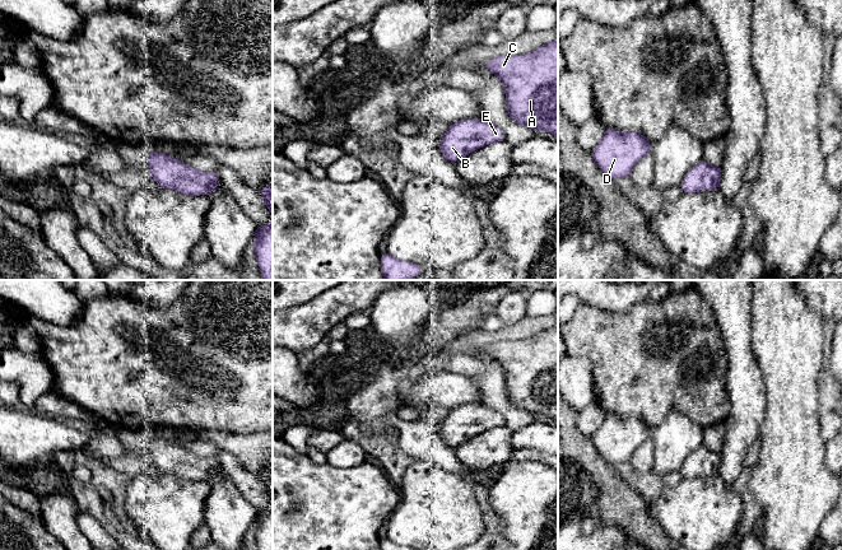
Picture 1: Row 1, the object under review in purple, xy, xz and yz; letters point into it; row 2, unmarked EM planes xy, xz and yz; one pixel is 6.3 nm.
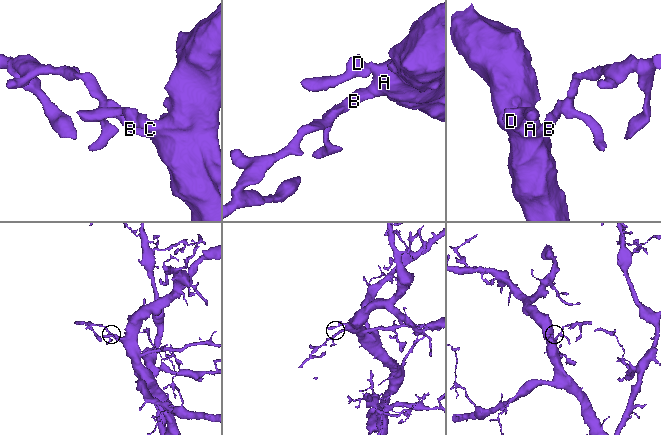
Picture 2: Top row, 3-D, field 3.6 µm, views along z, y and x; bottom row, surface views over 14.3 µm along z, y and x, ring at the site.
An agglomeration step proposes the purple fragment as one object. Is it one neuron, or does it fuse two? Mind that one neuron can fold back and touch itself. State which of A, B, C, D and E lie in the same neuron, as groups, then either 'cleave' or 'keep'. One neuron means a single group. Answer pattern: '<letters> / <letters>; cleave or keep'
A B C D E; keep

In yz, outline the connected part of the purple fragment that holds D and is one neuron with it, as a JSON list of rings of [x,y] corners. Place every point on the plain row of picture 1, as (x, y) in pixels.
[[[606,412],[592,437],[599,453],[611,465],[629,462],[636,448],[650,439],[651,427],[638,418],[623,418]]]

